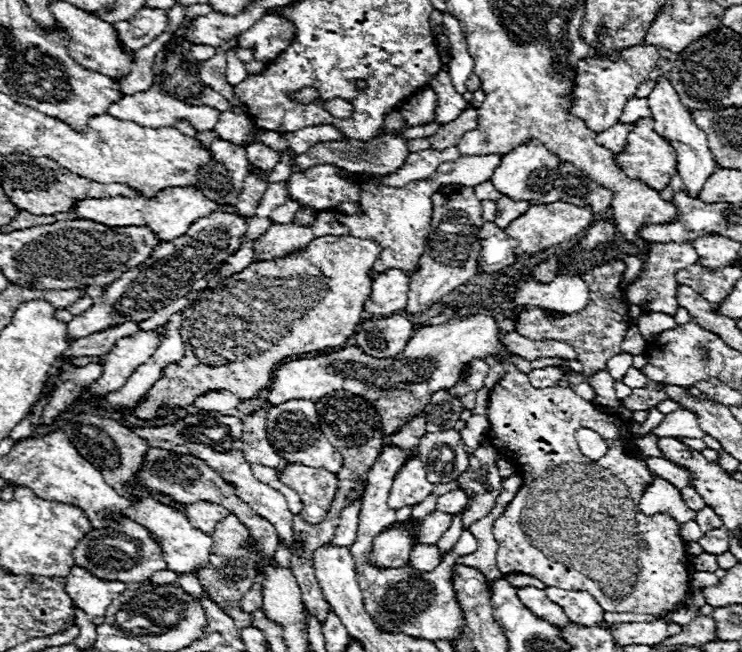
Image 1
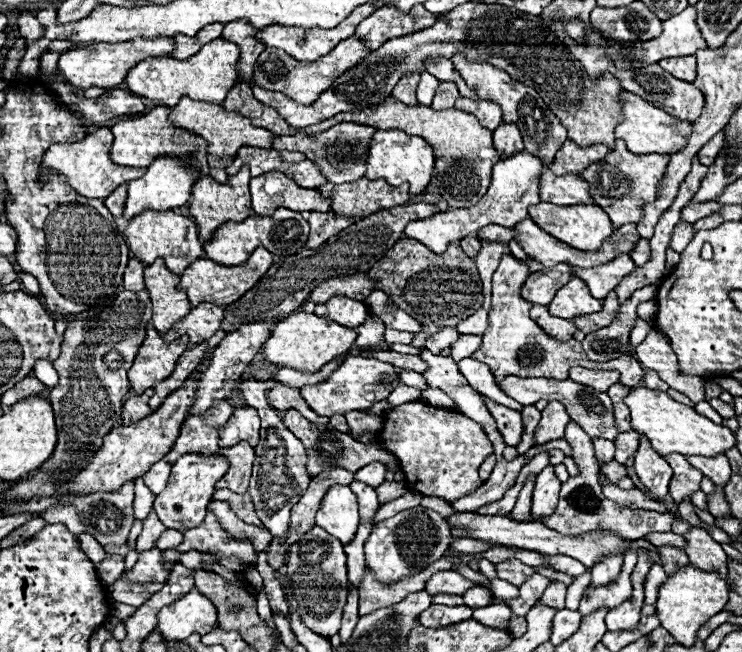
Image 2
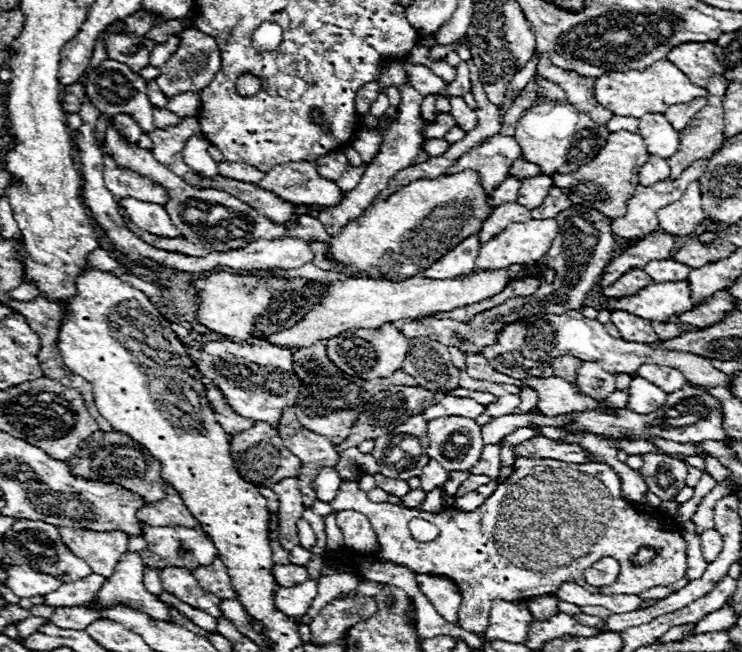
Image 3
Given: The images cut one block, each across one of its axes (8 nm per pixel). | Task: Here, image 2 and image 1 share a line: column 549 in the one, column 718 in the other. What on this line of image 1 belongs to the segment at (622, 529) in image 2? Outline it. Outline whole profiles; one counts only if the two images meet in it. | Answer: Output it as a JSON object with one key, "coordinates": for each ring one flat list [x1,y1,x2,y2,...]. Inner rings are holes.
{"coordinates":[[710,506,702,508,700,512,696,512,696,522,698,522,698,526,700,526,702,532,708,532,708,530,714,530,714,528,722,526,720,516,716,516,716,512]]}

